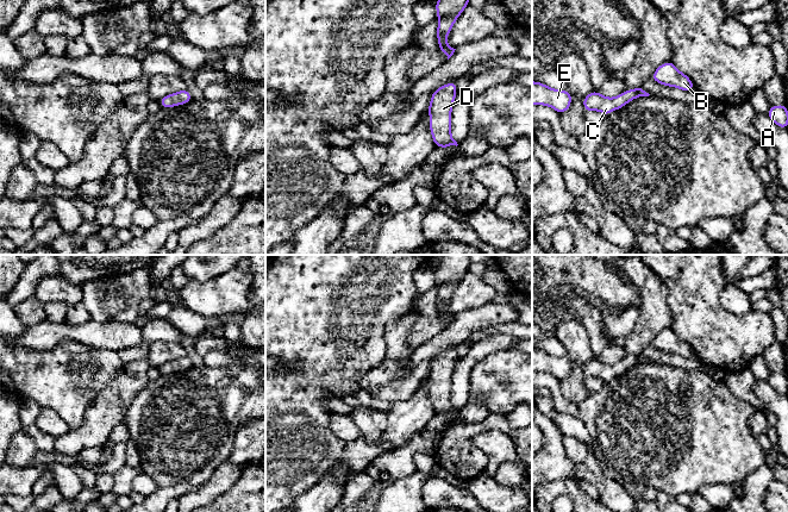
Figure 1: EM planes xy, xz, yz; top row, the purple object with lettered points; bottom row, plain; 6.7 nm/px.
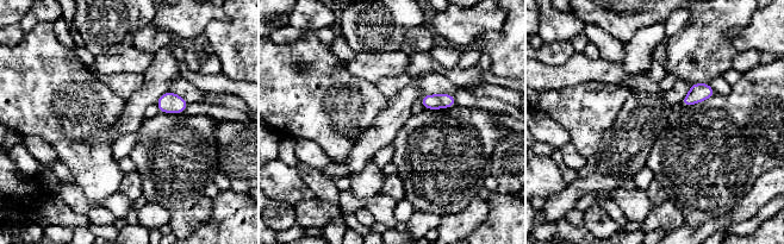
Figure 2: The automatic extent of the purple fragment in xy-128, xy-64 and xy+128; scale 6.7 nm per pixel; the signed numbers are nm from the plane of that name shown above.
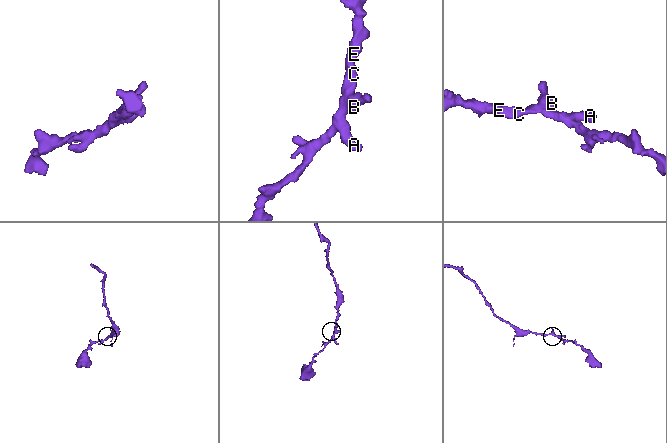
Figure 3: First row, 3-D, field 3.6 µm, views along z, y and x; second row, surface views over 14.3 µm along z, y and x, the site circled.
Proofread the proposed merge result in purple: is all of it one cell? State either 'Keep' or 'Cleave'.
Keep

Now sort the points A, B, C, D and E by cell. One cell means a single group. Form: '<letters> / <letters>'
A B C D E

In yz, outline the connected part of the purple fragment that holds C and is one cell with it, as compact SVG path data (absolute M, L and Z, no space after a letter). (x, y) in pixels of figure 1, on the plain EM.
M642 355L627 356L615 364L607 364L598 360L595 356L590 358L583 367L584 379L600 377L603 382L619 376L627 371L631 367L640 363L649 363L650 361Z

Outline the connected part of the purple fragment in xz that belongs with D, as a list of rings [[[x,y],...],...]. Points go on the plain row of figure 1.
[[[456,346],[432,360],[427,379],[430,380],[430,398],[437,414],[458,412],[451,404],[451,377],[456,362]]]

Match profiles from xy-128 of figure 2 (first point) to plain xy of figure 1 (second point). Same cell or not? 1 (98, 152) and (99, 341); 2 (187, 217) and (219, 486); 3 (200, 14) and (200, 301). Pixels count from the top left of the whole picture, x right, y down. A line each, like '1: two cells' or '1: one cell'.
1: two cells
2: one cell
3: one cell

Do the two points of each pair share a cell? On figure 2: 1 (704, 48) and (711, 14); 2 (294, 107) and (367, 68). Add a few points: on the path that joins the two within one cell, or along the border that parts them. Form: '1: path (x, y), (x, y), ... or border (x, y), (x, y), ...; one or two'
1: path (705, 39), (711, 23); one
2: border (342, 61), (342, 64), (353, 75), (374, 83); two

